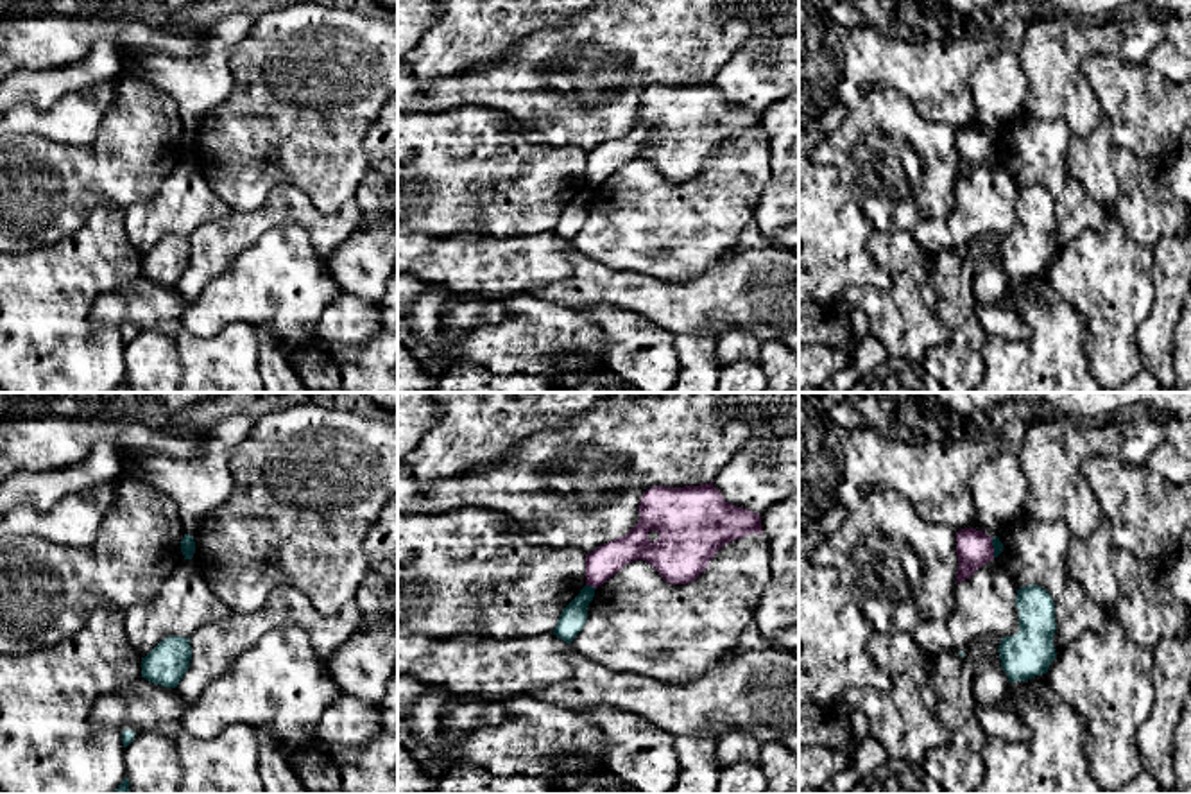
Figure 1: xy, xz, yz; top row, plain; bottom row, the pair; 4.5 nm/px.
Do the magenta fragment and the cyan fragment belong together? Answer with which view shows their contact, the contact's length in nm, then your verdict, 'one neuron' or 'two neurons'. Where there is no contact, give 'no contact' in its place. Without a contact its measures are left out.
xz | 50 nm | two neurons

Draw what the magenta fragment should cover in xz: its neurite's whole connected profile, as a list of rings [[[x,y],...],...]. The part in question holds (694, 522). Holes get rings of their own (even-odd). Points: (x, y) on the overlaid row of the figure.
[[[709,484],[647,489],[638,505],[639,520],[629,534],[600,545],[586,554],[586,584],[598,588],[627,563],[643,559],[650,563],[670,584],[693,583],[716,556],[716,552],[734,539],[749,534],[763,534],[761,514],[733,505]]]

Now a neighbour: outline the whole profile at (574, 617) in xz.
[[[584,586],[580,593],[562,609],[559,622],[553,629],[553,634],[566,643],[571,643],[573,638],[580,633],[587,620],[587,606],[595,597],[593,586]]]

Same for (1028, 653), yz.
[[[1030,584],[1017,590],[1019,633],[1001,638],[1001,669],[1010,683],[1028,681],[1046,674],[1057,658],[1053,636],[1057,629],[1055,602],[1051,595]]]

